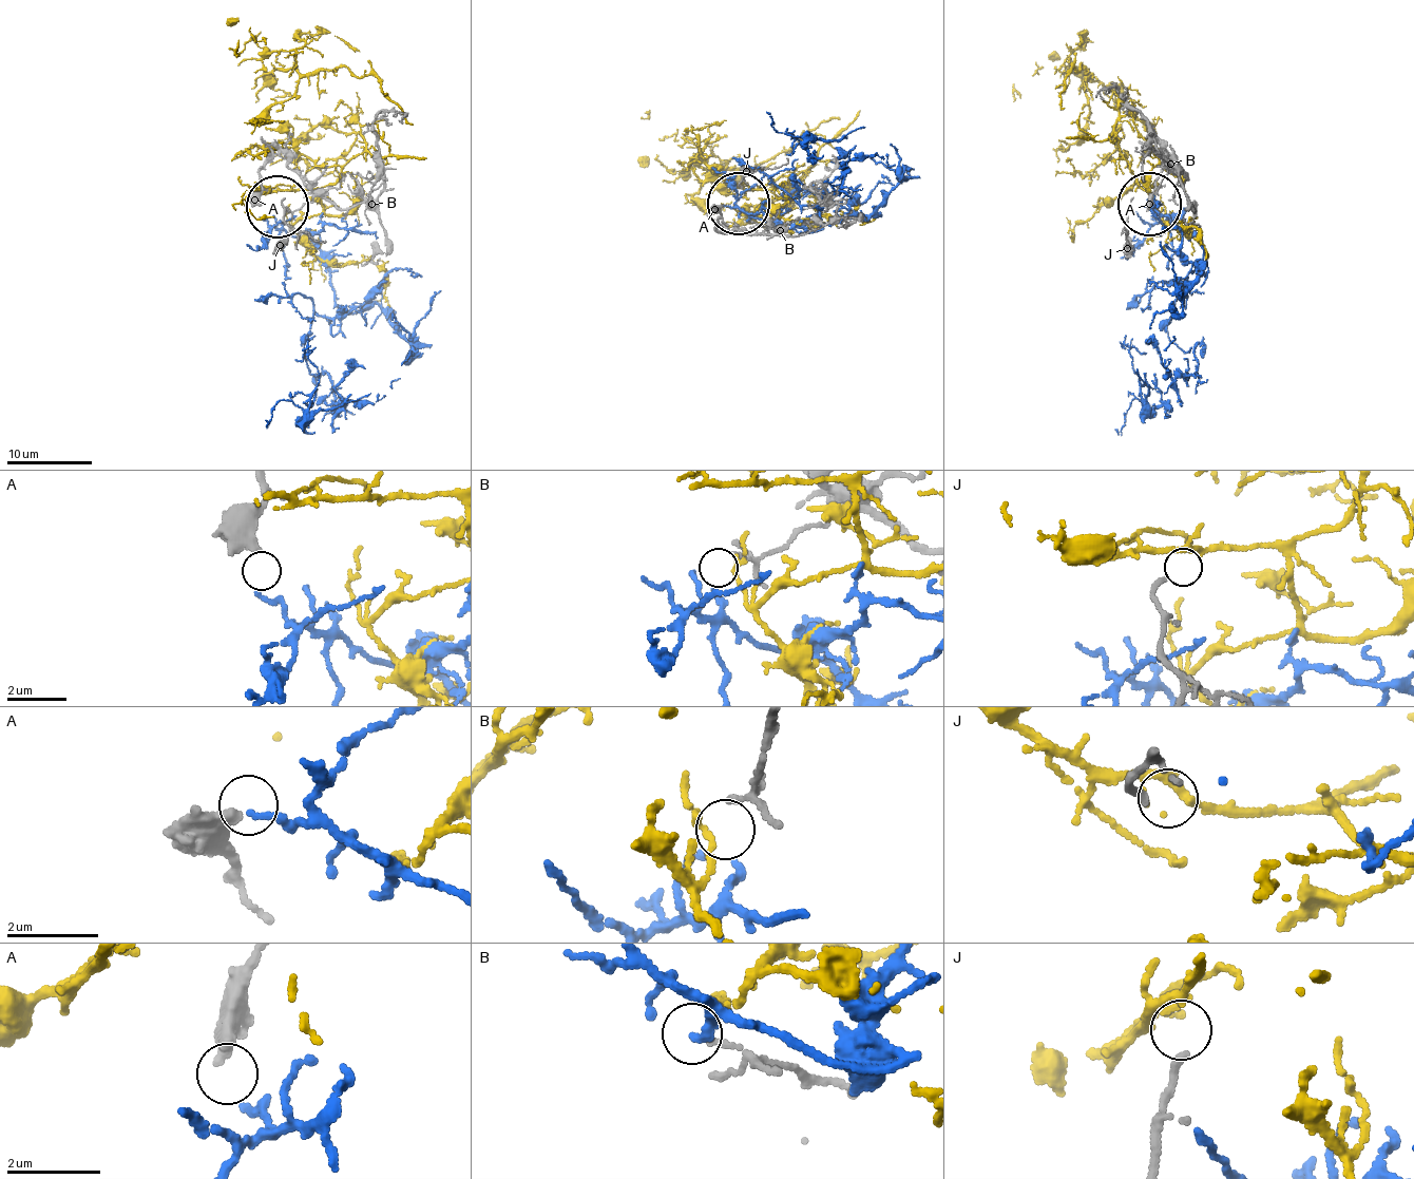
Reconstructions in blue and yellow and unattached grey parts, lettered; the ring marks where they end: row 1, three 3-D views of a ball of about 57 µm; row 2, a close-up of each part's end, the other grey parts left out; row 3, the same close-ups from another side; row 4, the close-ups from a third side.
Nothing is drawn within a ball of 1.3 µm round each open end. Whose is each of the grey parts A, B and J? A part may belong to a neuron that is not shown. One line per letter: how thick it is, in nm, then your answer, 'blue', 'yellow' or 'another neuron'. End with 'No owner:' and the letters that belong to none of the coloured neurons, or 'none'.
A: calibre 460 nm; another neuron
B: calibre 60 nm; blue
J: calibre 150 nm; yellow
No owner: A

